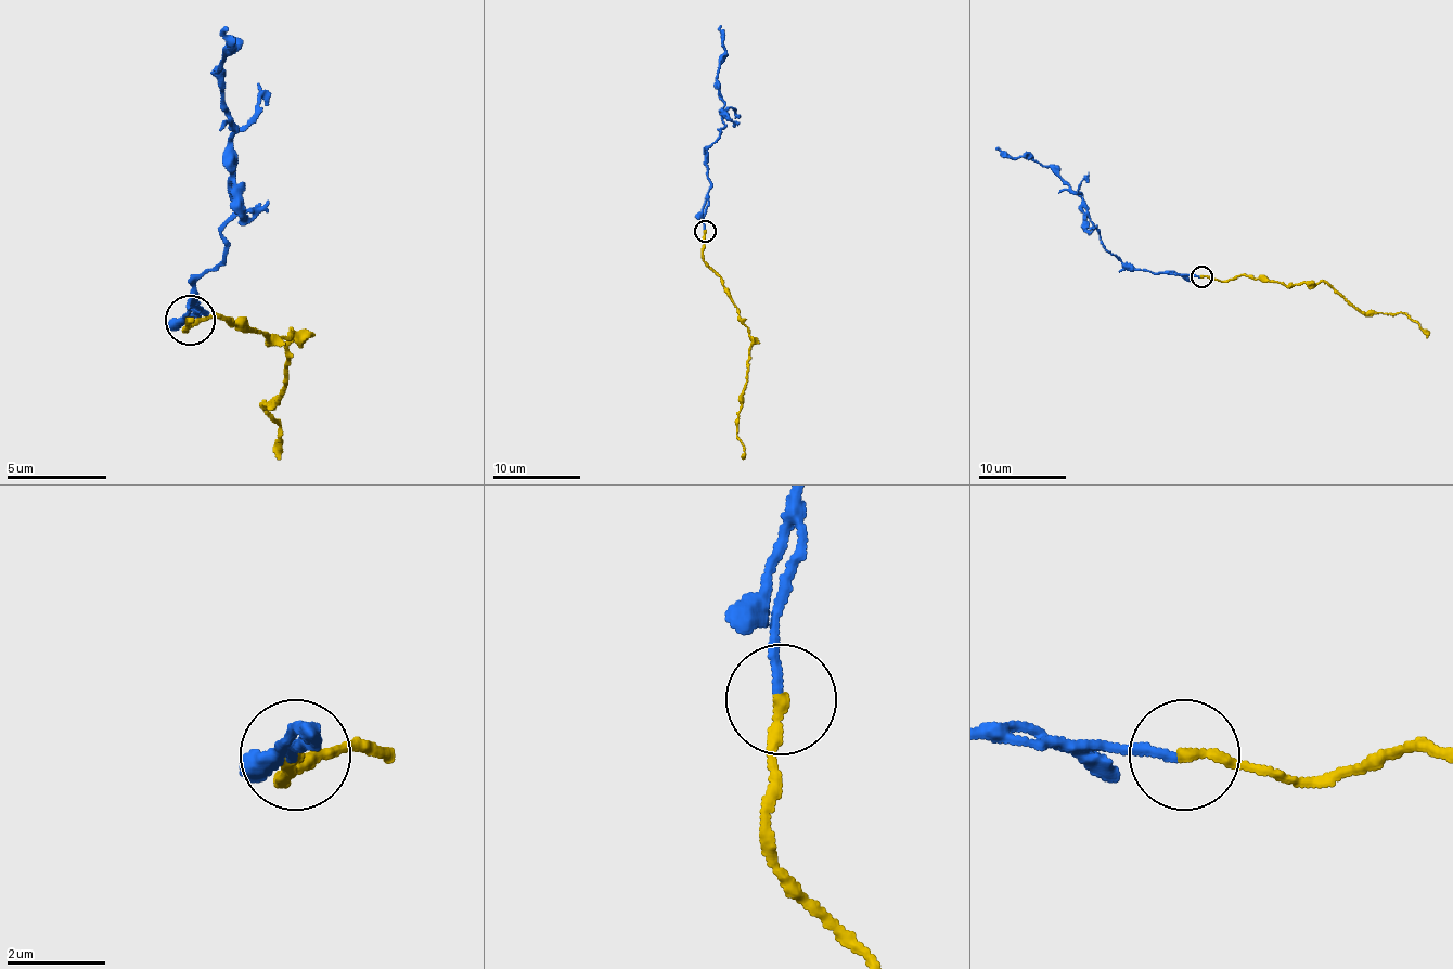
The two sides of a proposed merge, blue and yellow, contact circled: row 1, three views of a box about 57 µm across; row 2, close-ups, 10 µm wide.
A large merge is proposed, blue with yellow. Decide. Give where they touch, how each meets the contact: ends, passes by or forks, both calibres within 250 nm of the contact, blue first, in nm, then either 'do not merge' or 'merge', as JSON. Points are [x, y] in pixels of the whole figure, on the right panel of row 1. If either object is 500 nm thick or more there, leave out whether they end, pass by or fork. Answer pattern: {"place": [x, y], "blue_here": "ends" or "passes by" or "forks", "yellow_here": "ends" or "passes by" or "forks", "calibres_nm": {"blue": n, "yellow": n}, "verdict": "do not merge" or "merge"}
{"place": [1201, 276], "blue_here": "ends", "yellow_here": "ends", "calibres_nm": {"blue": 180, "yellow": 240}, "verdict": "do not merge"}

